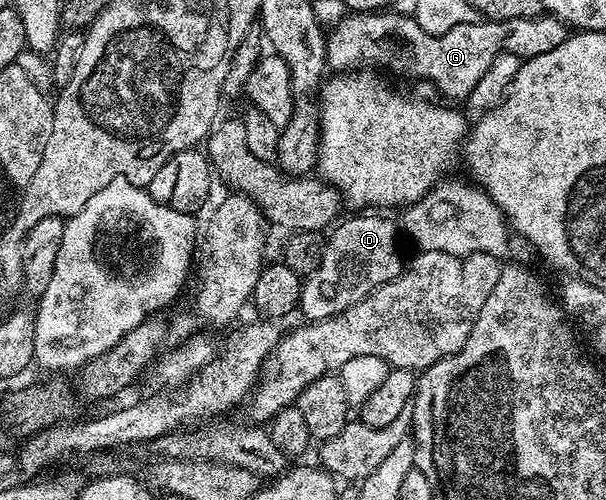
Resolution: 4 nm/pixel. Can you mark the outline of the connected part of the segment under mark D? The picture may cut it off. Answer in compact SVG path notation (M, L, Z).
M376 213L380 215L356 215L353 219L347 219L347 217L341 218L339 222L331 228L330 234L327 236L326 242L324 244L324 252L322 253L322 265L318 265L318 269L314 269L314 273L310 273L300 285L300 297L298 300L298 311L299 314L304 314L303 317L308 321L315 321L317 319L329 319L334 317L338 313L342 313L346 309L350 309L350 305L354 305L358 301L362 301L372 292L374 289L378 289L382 285L386 285L386 281L390 281L394 277L398 277L402 270L402 259L400 263L400 243L396 240L396 231L398 235L398 223L392 219L387 219L387 214Z

